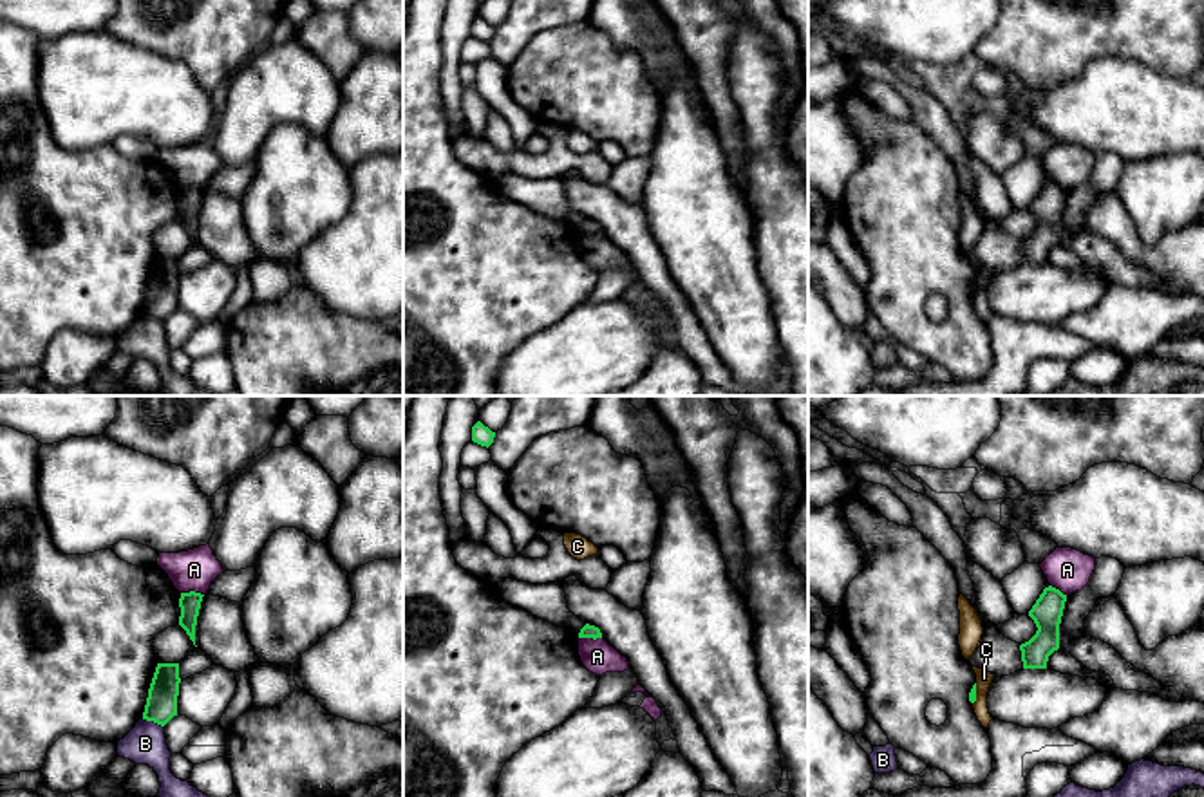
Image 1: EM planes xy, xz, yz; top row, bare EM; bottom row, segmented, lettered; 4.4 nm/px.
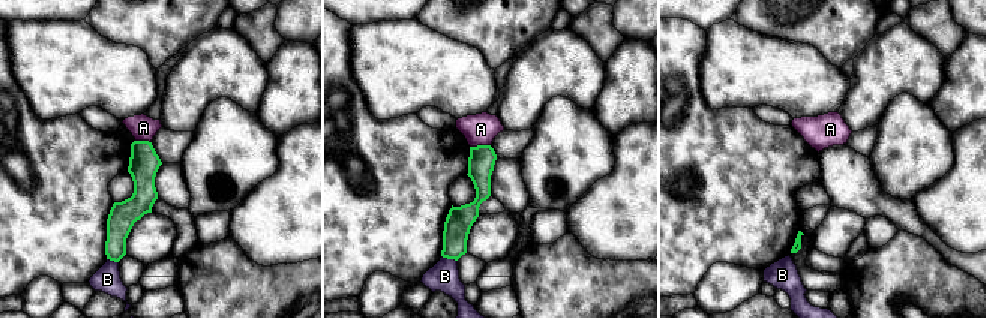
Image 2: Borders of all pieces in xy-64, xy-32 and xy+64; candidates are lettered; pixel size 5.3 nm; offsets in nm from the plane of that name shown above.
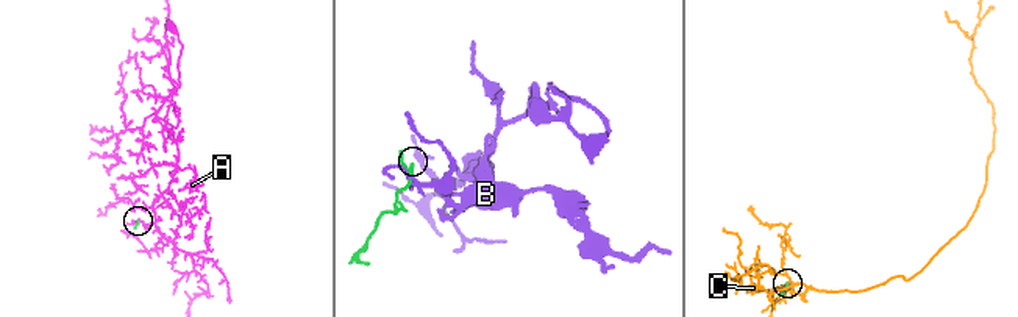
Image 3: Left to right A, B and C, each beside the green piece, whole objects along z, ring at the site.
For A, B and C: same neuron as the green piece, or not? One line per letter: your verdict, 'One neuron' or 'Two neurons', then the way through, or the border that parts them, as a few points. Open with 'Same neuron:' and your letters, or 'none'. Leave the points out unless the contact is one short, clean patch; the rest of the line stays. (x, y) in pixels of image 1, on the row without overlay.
Same neuron: none
A: Two neurons. Boundary: xy (181, 187), (199, 187), (203, 190)
B: Two neurons. Boundary: xy (141, 313), (163, 322)
C: Two neurons. Boundary: yz (977, 279), (977, 295), (973, 299)

